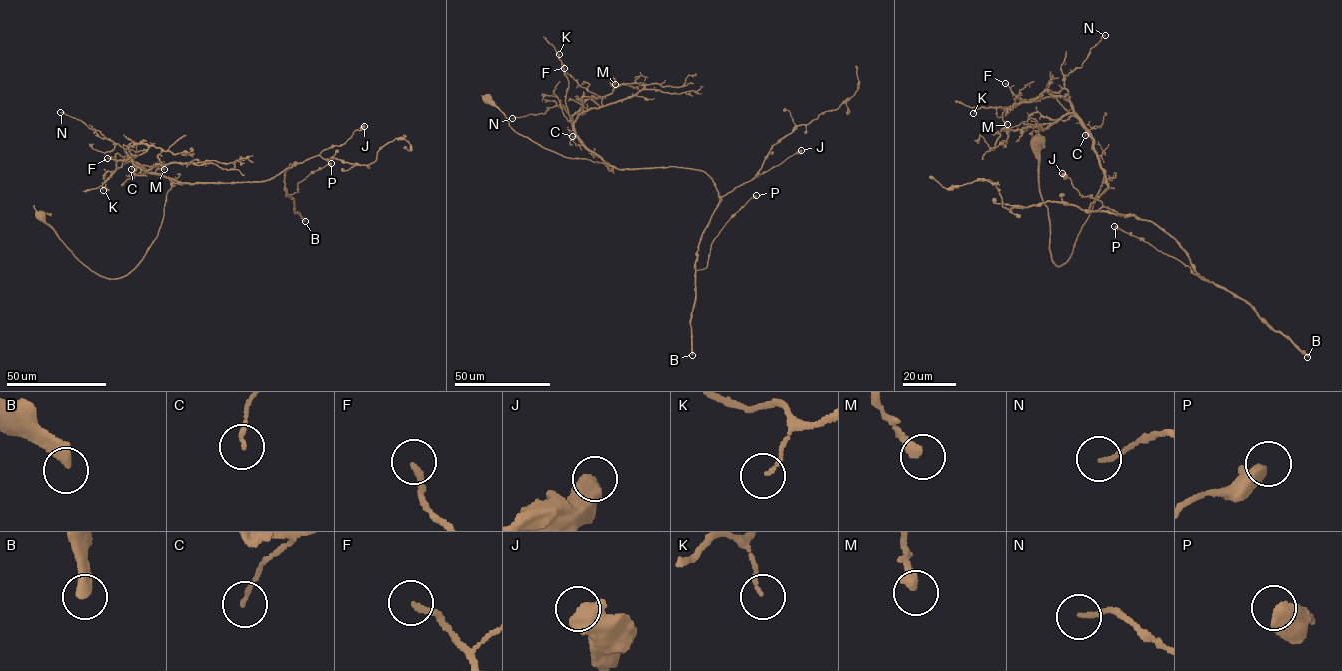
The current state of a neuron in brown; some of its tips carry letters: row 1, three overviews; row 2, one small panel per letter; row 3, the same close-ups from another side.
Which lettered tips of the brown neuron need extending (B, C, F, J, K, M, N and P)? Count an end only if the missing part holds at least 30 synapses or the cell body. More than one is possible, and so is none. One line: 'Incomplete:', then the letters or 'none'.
Incomplete: B

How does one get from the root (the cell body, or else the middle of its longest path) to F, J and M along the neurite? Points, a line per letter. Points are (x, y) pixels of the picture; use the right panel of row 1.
F: (1035, 142), (1057, 266), (1104, 173), (1069, 101), (1045, 91), (1022, 101), (1005, 83)
J: (1035, 142), (1057, 266), (1104, 180), (1088, 212), (1125, 215), (1082, 196), (1062, 173)
M: (1035, 142), (1057, 266), (1103, 180), (1094, 143), (1072, 105), (1045, 91), (1006, 109), (1007, 124)

